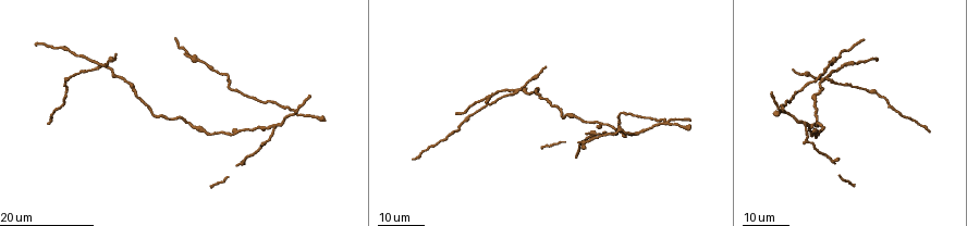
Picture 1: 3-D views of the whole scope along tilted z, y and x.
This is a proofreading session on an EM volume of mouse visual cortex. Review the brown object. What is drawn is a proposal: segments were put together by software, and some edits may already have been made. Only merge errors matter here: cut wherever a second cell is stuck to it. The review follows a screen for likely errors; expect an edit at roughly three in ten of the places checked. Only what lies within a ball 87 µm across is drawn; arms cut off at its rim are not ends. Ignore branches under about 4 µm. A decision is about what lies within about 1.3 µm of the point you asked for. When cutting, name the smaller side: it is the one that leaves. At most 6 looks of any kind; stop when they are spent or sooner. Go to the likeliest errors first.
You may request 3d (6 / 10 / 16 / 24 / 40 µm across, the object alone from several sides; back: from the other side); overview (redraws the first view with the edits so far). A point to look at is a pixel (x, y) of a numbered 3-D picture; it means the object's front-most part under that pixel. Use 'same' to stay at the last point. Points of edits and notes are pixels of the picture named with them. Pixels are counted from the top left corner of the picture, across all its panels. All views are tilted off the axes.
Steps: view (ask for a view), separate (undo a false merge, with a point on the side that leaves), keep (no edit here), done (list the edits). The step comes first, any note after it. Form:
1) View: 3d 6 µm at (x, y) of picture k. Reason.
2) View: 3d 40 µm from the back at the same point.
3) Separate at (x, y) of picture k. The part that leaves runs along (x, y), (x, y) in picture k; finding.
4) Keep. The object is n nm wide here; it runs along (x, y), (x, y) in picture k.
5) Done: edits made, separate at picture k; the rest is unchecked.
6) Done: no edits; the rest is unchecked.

View: 3d 24 µm at (294, 114) of picture 1. Looks like a crossing.

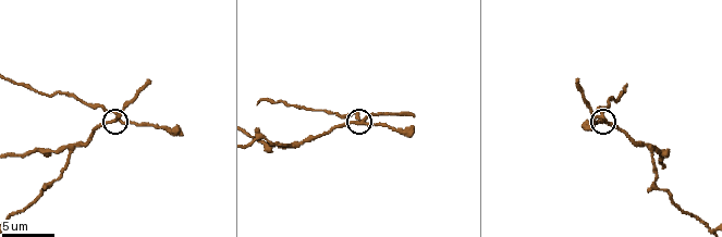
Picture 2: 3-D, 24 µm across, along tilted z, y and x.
View: 3d 10 µm at (361, 121) of picture 2. Zoom in.

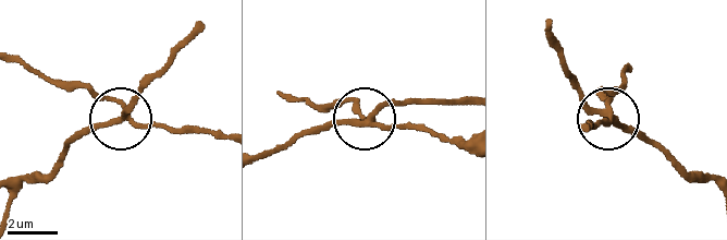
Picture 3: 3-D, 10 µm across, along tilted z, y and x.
Separate at (94, 94) of picture 3. The object is 220 nm wide here; the part that leaves runs along (124, 111), (83, 84), (42, 80), (17, 62) in picture 3; a second cell is stuck on.

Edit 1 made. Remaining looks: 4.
View: 3d 6 µm at (70, 151) of picture 2. Three-way junction.

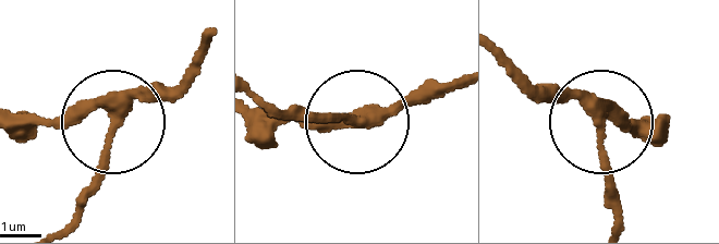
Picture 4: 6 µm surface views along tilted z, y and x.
Keep. The object is 260 nm wide here; it runs along (259, 110), (353, 122), (455, 82) in picture 4; one cell here.

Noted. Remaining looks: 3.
View: 3d 16 µm at (102, 65) of picture 1. A fork.

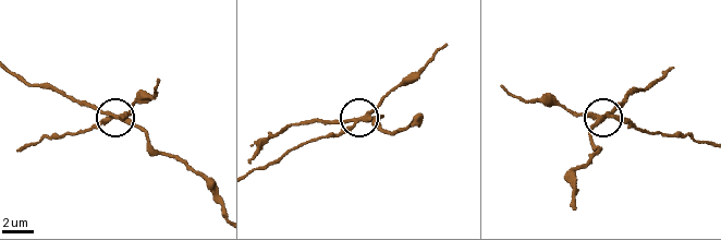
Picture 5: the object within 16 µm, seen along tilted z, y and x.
View: 3d 6 µm at (110, 115) of picture 5. Zoom in.

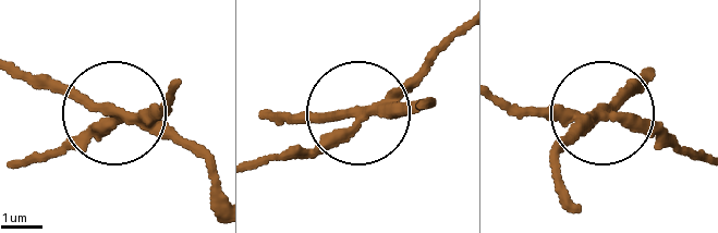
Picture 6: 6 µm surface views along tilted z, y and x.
Separate at (98, 134) of picture 6. The part that leaves runs along (132, 121), (107, 125), (78, 150), (21, 162) in picture 6; a second cell is stuck on.

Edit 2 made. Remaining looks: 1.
Done: edits made, separate at picture 3, separate at picture 6; the rest is unchecked.

